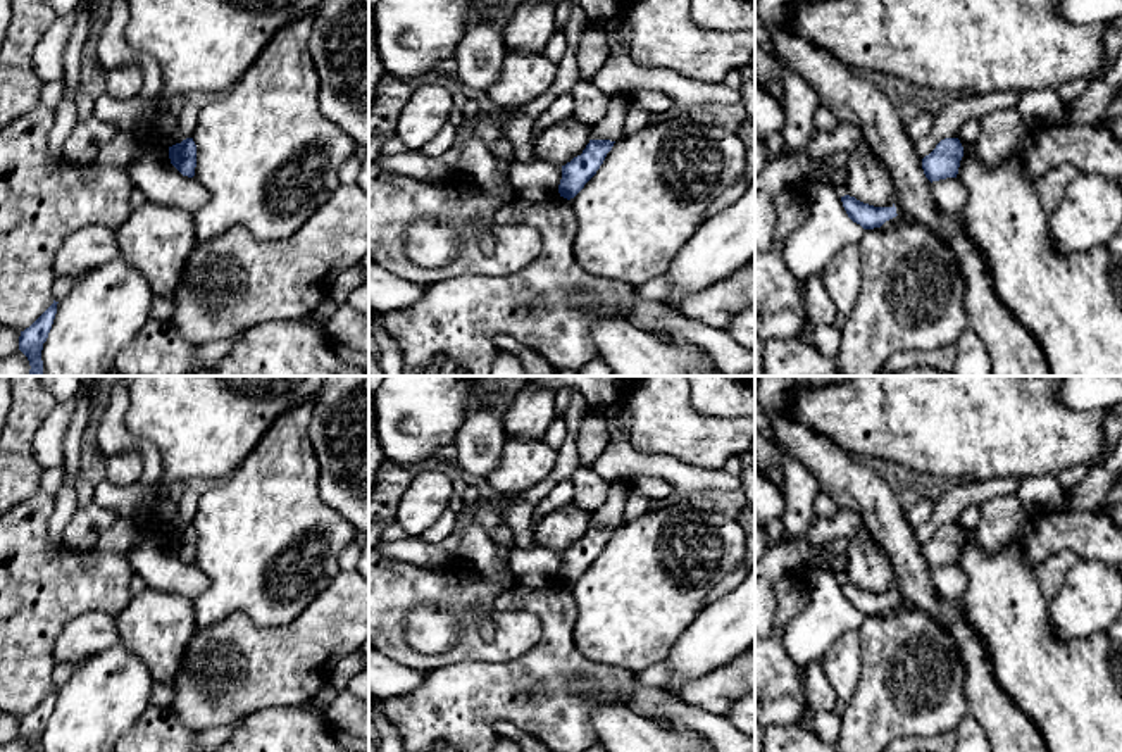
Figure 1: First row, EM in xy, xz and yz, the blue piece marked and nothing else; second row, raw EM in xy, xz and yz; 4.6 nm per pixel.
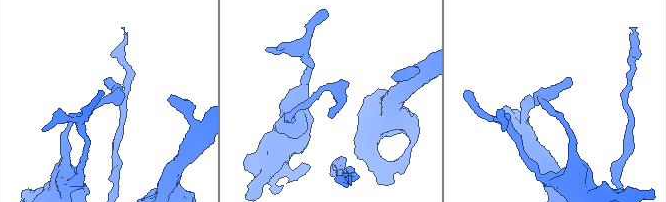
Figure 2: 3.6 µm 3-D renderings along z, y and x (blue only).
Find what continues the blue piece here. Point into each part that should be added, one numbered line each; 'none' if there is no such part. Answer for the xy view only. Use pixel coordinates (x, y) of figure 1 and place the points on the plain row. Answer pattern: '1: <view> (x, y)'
none

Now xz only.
none

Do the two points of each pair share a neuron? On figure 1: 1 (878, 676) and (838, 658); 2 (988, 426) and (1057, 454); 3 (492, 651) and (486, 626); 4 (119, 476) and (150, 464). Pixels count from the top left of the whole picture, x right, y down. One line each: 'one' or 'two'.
1: two
2: one
3: two
4: two

